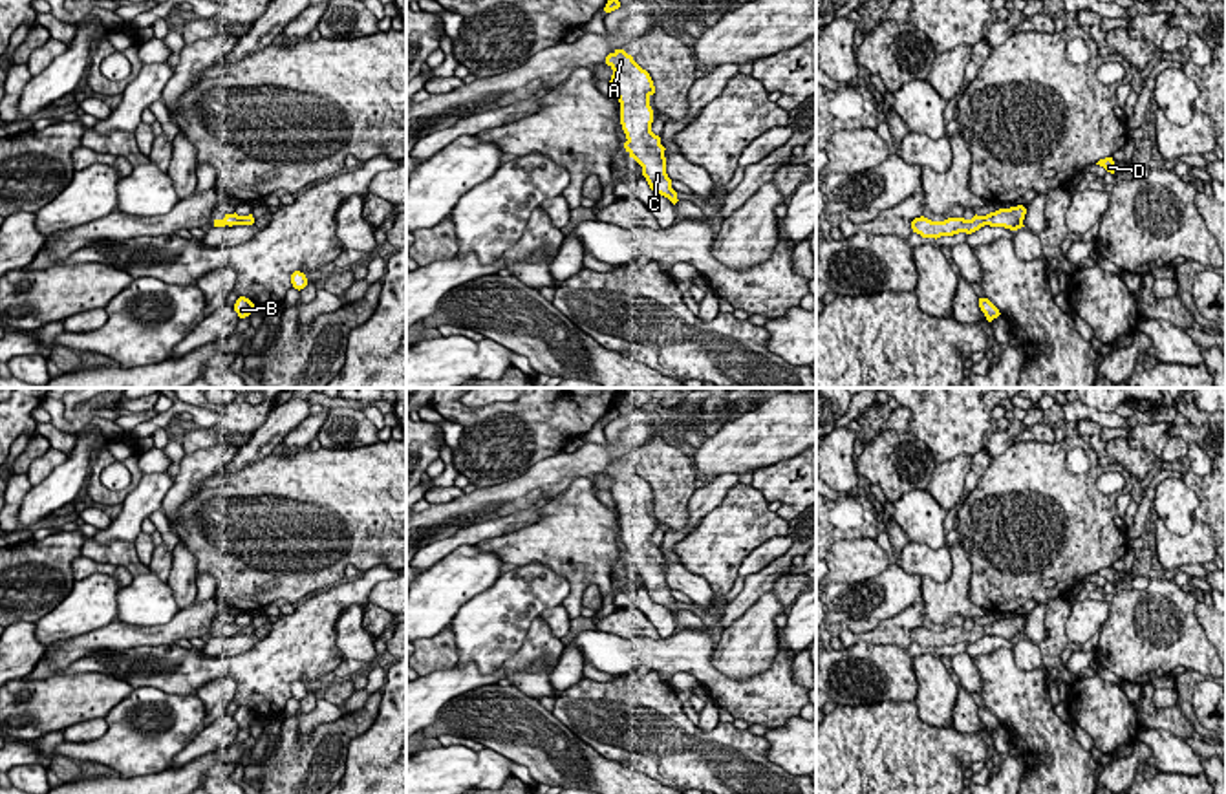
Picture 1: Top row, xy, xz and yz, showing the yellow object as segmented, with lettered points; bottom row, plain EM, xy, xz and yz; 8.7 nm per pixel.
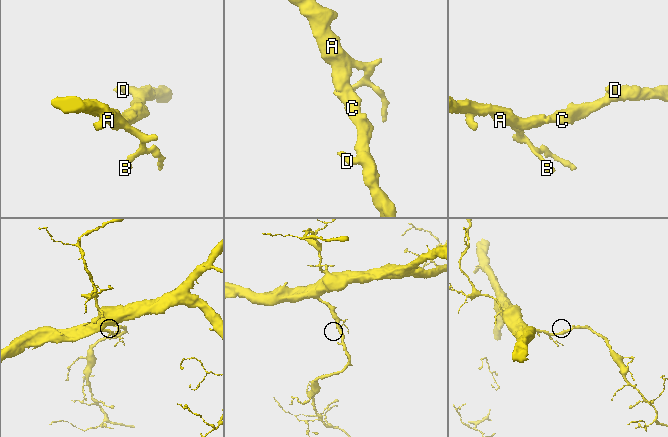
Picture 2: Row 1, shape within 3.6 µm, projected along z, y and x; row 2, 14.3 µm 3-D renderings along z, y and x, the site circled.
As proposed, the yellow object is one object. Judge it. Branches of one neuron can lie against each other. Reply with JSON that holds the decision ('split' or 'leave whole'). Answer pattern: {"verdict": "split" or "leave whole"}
{"verdict": "leave whole"}

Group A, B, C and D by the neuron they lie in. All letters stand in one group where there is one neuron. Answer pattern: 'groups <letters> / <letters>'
groups A B C D

